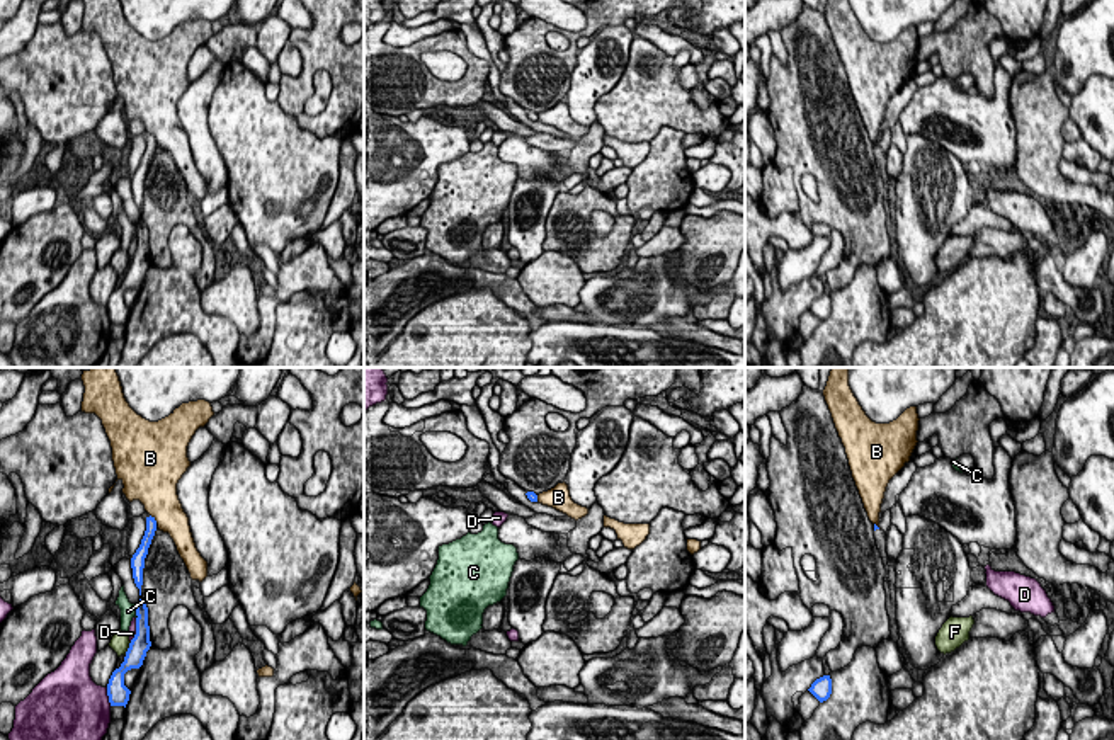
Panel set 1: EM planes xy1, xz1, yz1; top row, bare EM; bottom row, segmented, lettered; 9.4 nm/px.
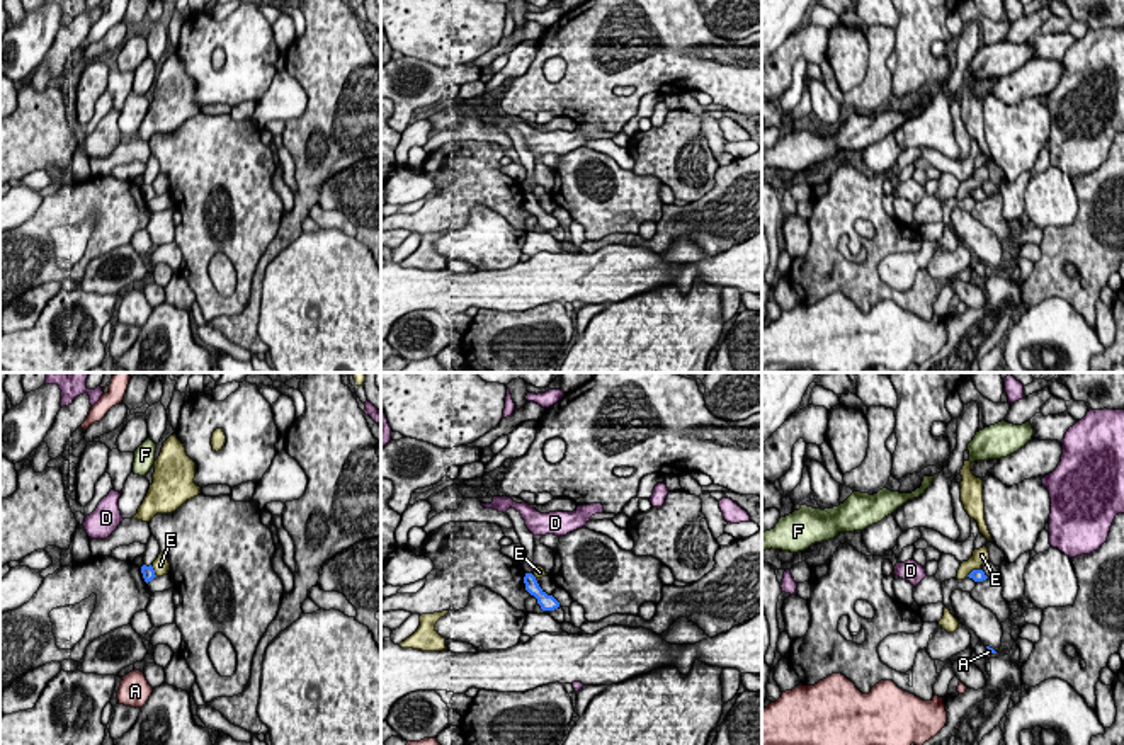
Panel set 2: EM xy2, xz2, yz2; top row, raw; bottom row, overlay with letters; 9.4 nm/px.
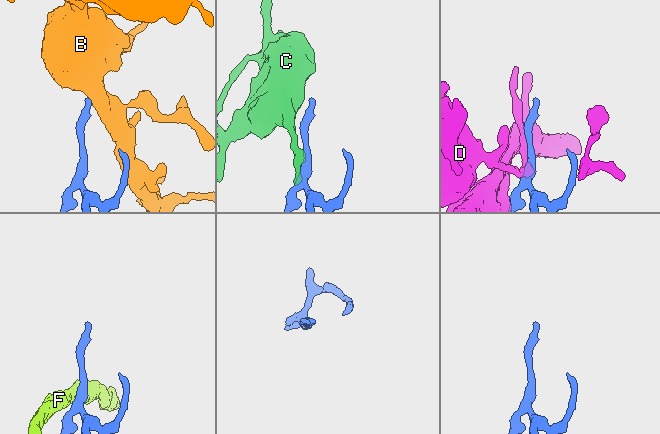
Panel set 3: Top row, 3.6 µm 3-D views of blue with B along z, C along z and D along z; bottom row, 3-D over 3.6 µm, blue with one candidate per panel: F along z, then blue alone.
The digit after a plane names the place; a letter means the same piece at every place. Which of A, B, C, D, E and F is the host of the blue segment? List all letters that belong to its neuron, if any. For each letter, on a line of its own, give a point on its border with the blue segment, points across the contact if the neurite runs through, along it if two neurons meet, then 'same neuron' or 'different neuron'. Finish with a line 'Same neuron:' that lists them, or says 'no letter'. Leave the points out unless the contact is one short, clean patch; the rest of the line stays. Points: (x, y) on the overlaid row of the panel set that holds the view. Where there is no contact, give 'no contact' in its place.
A: meets blue in yz2 at (988, 648); runs through yz2 (987, 647), (988, 648), (988, 652); same neuron
B: meets blue in xy1 at (153, 519); border along xy1 (150, 514), (157, 523); different neuron
C: meets blue in xy1 at (136, 611); different neuron
D: meets blue in xy1 at (107, 694); different neuron
E: meets blue in xy2 at (153, 570); border along xy2 (150, 565), (157, 575); different neuron
F: meets blue in xy1 at (128, 648); border along xy1 (131, 642), (125, 654); different neuron
Same neuron: A

